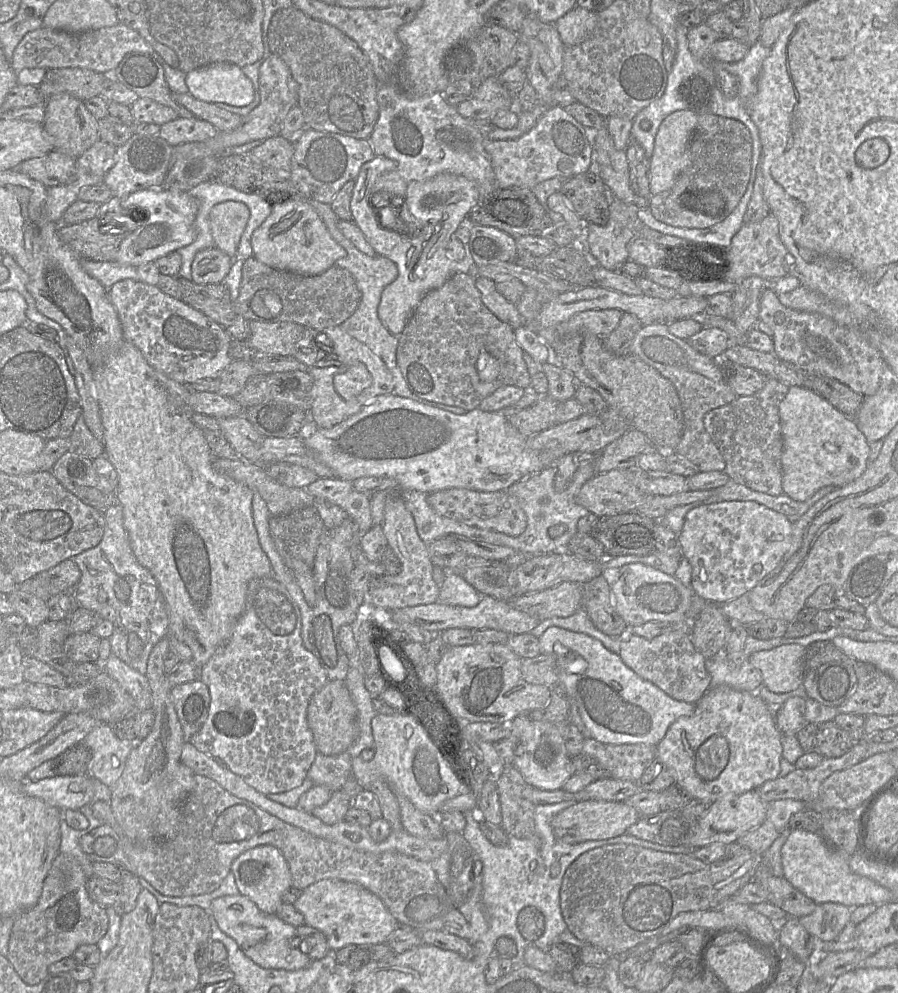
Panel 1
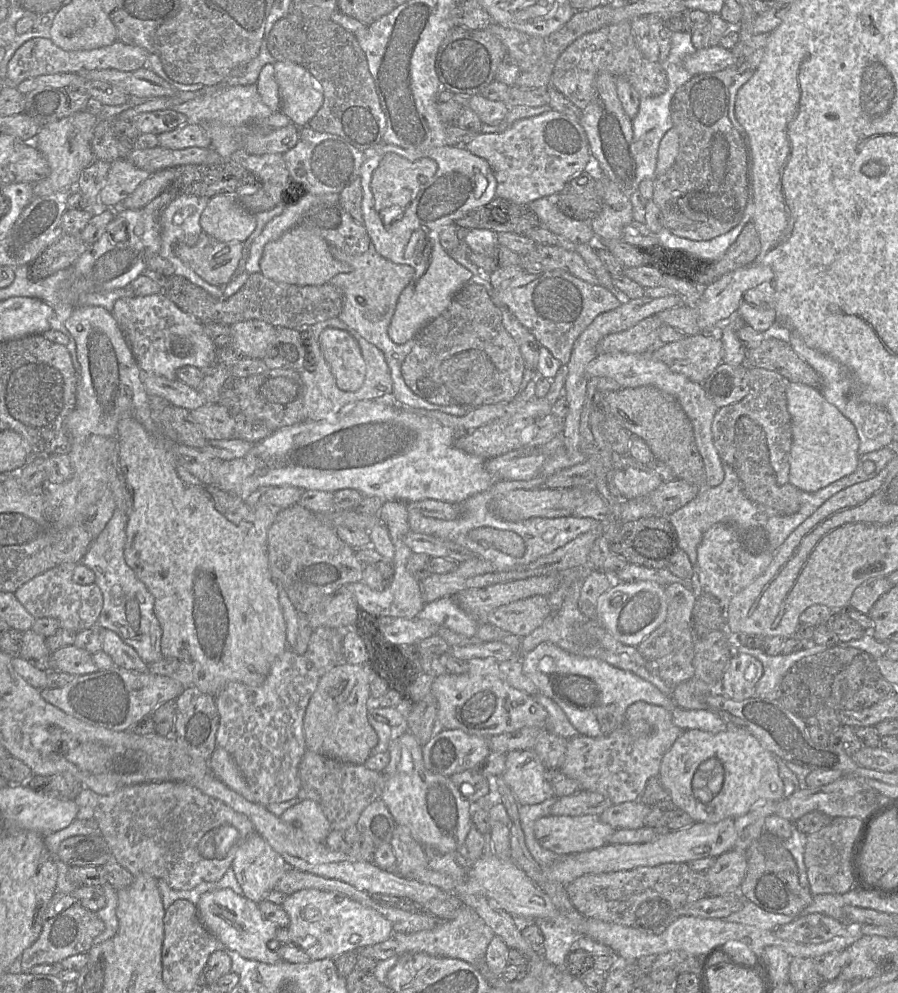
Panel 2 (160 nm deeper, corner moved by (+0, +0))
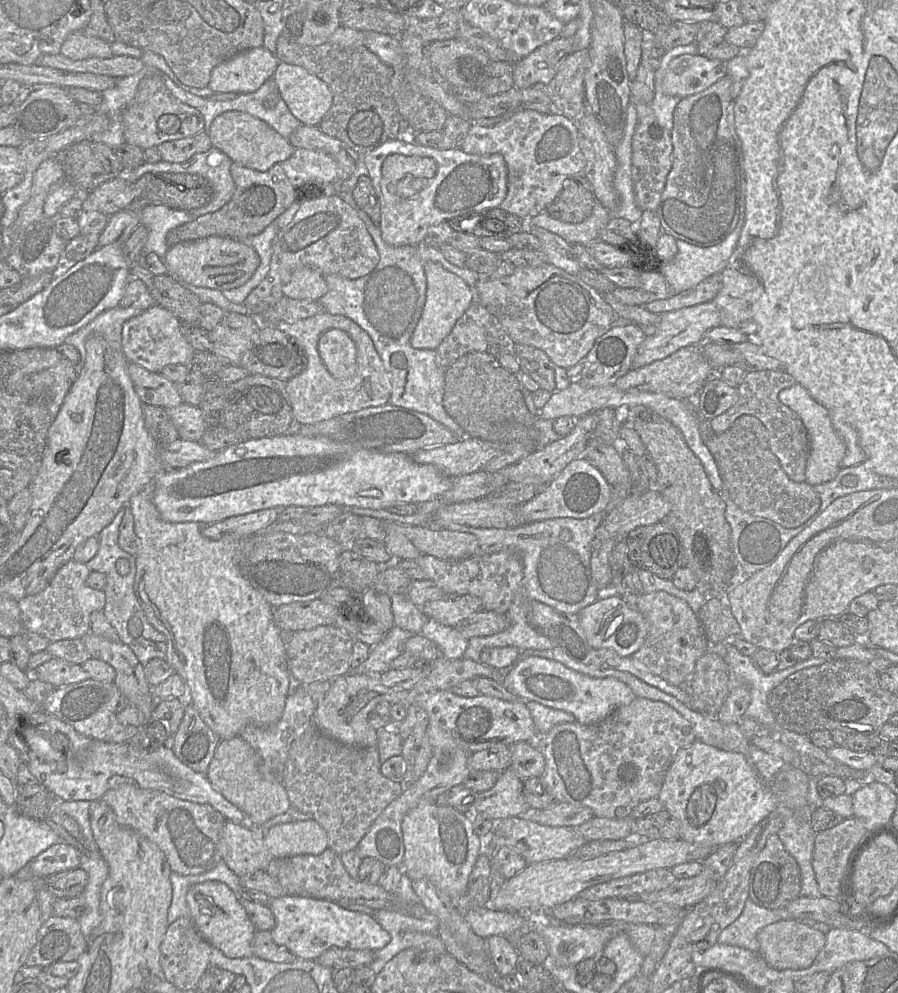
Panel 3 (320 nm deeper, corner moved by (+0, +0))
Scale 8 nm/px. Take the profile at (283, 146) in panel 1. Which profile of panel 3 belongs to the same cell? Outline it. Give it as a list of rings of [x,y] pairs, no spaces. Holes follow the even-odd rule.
[[[232,162],[231,175],[234,181],[234,193],[230,201],[216,212],[204,214],[170,230],[166,236],[168,247],[210,236],[233,239],[253,237],[298,201],[299,189],[291,184],[280,163],[274,164],[265,172],[260,172]]]

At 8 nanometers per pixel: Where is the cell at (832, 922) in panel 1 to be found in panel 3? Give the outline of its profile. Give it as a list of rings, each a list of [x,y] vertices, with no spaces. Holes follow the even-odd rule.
[[[780,920],[758,932],[759,955],[773,969],[800,970],[810,967],[826,943],[826,935],[797,920]]]

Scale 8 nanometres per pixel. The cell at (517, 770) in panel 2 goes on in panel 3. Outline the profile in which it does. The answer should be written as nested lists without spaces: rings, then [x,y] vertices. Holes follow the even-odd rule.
[[[510,768],[503,770],[495,785],[476,795],[472,813],[488,815],[493,821],[520,816],[530,809],[523,796],[523,780]]]

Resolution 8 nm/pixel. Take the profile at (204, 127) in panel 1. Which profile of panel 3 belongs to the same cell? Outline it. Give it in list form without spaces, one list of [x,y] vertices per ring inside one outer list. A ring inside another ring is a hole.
[[[204,131],[183,139],[166,141],[157,146],[163,161],[182,163],[193,155],[208,151],[212,147],[208,134]]]

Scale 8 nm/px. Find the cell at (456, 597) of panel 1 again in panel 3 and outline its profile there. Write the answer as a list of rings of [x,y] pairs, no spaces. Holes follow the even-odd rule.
[[[431,618],[425,619],[421,634],[434,642],[441,651],[441,656],[449,660],[464,657],[469,645],[469,639],[458,632],[455,627],[443,625]]]

